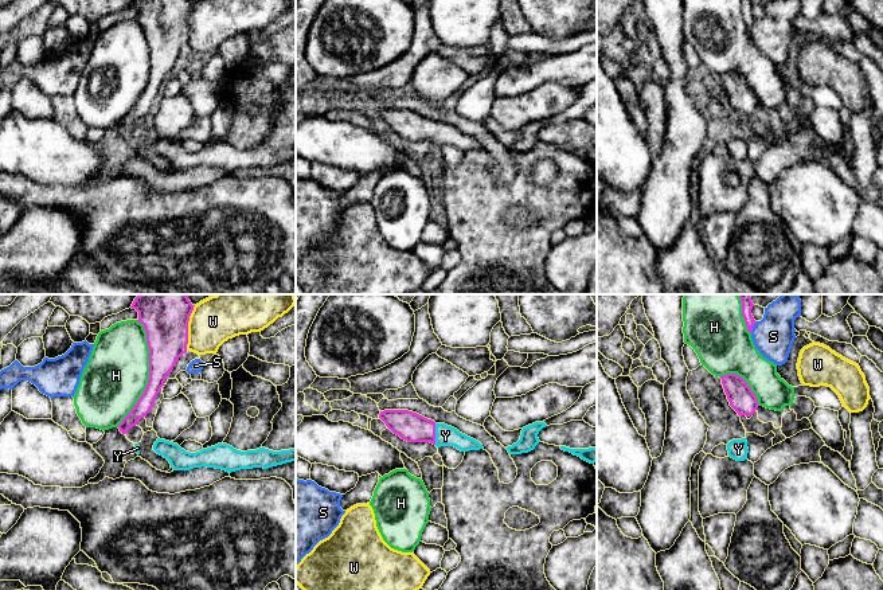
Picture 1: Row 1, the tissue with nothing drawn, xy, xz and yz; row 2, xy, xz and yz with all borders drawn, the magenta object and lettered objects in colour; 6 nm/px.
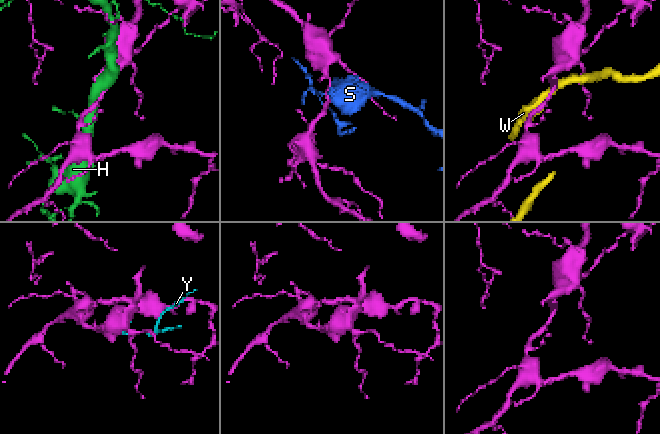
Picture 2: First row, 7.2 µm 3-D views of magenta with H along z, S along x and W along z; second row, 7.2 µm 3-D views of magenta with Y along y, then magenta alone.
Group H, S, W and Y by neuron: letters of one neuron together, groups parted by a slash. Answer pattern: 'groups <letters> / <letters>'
groups H / S / W / Y

